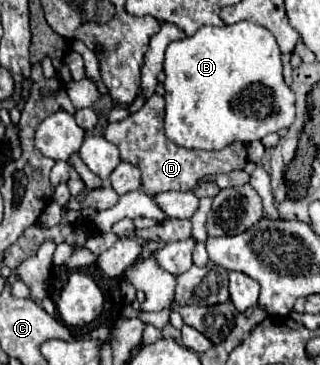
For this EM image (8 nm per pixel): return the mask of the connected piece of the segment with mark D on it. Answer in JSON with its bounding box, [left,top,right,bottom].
[107,95,247,195]

